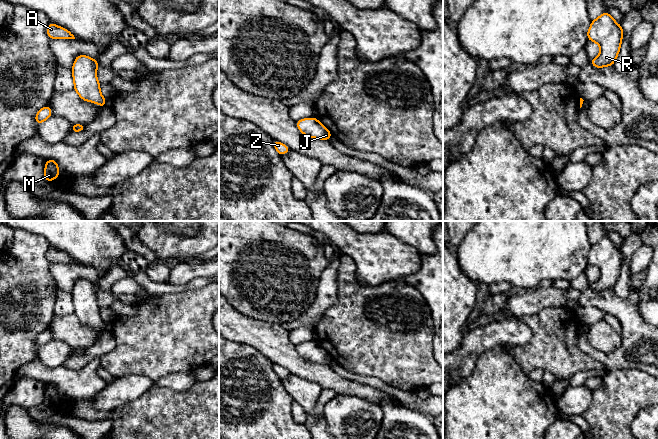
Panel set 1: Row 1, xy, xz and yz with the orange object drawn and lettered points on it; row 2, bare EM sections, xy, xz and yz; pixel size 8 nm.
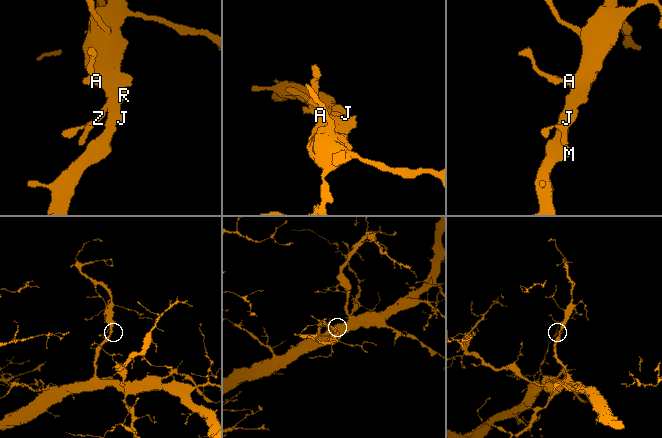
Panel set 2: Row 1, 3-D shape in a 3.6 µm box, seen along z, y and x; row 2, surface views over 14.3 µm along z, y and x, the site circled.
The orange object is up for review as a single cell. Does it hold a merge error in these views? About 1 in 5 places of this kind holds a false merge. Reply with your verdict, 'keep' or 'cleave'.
keep

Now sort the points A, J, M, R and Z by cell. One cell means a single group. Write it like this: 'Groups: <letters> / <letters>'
Groups: A J M R Z

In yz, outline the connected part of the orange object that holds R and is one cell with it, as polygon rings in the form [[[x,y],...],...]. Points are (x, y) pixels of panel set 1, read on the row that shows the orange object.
[[[605,11],[597,19],[591,21],[587,38],[600,47],[600,54],[589,63],[596,68],[614,65],[623,39],[622,25],[619,25],[612,15]]]

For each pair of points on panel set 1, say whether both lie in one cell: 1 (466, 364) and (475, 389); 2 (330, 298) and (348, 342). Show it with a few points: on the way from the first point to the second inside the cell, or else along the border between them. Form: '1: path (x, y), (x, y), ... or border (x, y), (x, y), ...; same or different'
1: border (480, 354), (473, 371), (453, 385); different
2: border (337, 281), (337, 300), (318, 322); different

